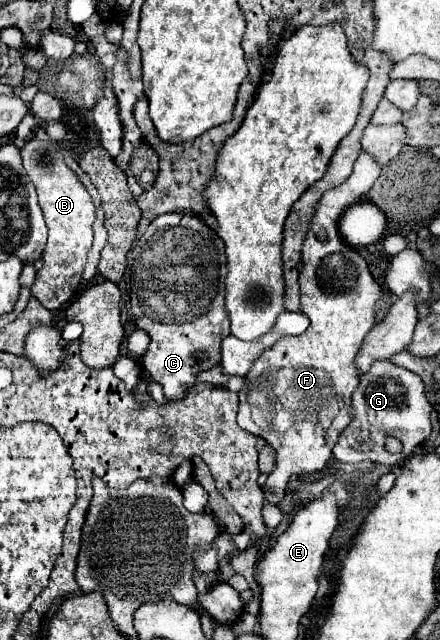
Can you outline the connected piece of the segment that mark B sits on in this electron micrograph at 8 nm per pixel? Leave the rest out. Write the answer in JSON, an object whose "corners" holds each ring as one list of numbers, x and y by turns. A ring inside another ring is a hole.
{"corners":[[29,140,21,148,23,168,27,170,27,176,35,184,39,206,43,210,47,228,49,228,49,240,43,252,43,268,37,272,37,280,31,286,31,294,49,310,57,310,65,306,69,300,73,300,81,274,87,262,87,252,93,242,93,220,95,220,95,206,85,190,85,186,77,180,75,172,63,162,61,152,55,148,53,142,41,142,41,140]]}

